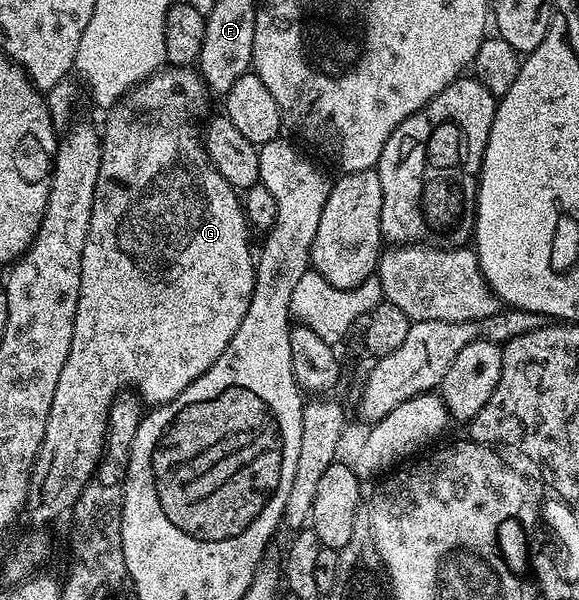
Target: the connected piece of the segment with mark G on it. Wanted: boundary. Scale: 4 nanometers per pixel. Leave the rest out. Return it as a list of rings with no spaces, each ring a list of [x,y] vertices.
[[[166,66],[152,75],[144,83],[137,84],[116,107],[108,112],[109,120],[103,127],[101,141],[101,164],[99,177],[95,185],[95,201],[91,209],[91,225],[87,229],[87,241],[83,245],[83,261],[81,262],[81,284],[79,285],[79,301],[75,309],[71,349],[67,353],[67,361],[63,365],[63,373],[59,373],[59,385],[55,385],[55,393],[51,401],[51,413],[47,417],[47,429],[43,433],[43,441],[37,456],[41,459],[53,459],[49,463],[49,471],[41,471],[41,475],[31,475],[31,486],[27,500],[27,515],[37,523],[45,523],[48,519],[57,519],[61,514],[72,512],[75,501],[83,493],[87,481],[97,471],[101,463],[101,455],[105,451],[105,434],[109,428],[109,410],[113,399],[120,391],[135,389],[142,400],[149,405],[169,403],[187,385],[191,385],[211,365],[217,364],[224,349],[239,334],[243,321],[249,313],[251,297],[255,294],[255,255],[249,252],[249,235],[251,228],[245,222],[245,209],[238,192],[230,185],[223,173],[215,169],[211,157],[205,151],[205,144],[199,134],[199,127],[193,124],[193,107],[201,107],[205,103],[207,88],[205,80],[193,67]]]

